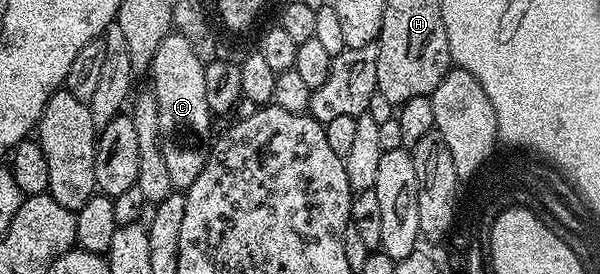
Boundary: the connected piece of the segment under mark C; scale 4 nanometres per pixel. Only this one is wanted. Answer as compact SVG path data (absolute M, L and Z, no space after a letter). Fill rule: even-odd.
M171 31L159 43L151 66L153 85L151 91L159 103L159 151L167 162L167 172L171 175L174 190L184 191L199 179L199 171L209 158L211 142L215 137L212 129L215 114L207 107L207 94L203 84L206 62L195 55L191 43L182 33Z

